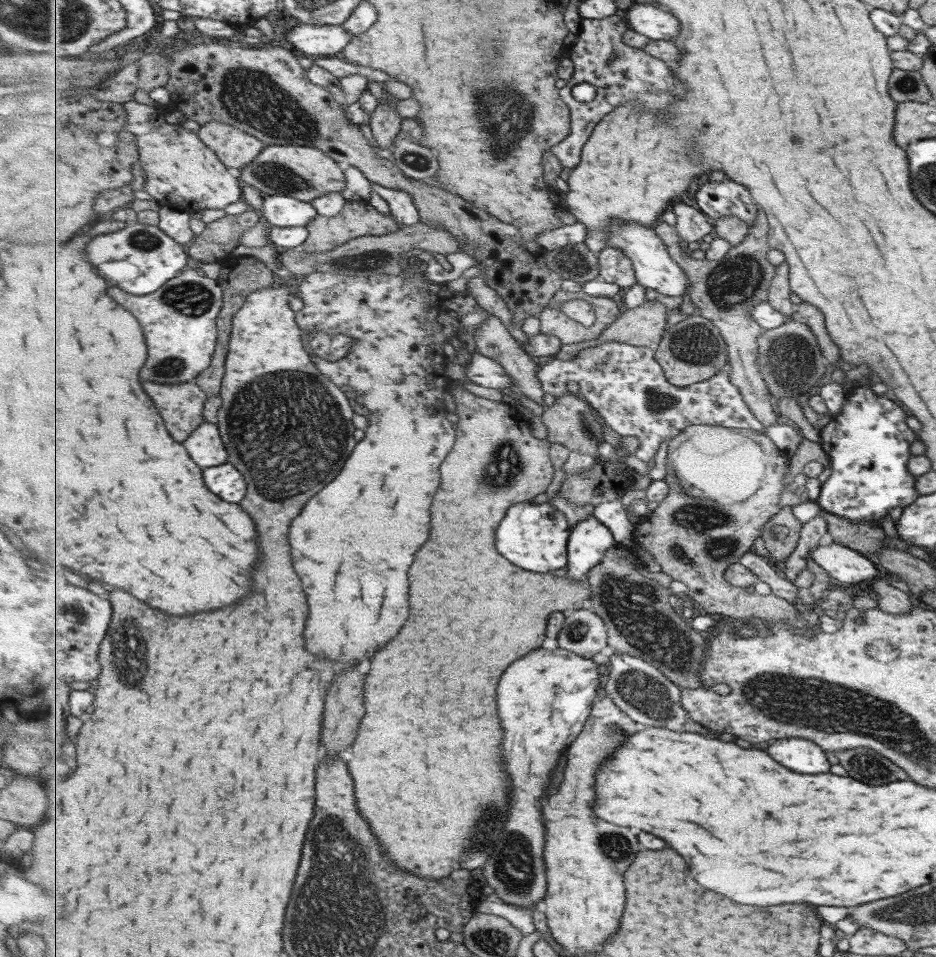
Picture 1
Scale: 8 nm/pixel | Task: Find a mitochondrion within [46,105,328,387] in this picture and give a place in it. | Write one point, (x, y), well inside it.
(186, 298)

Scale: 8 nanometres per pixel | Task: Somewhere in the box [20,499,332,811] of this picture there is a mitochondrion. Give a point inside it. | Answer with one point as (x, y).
(125, 660)

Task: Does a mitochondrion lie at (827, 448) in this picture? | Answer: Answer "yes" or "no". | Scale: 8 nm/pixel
no

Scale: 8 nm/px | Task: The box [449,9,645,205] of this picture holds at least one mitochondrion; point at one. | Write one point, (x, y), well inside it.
(511, 115)

